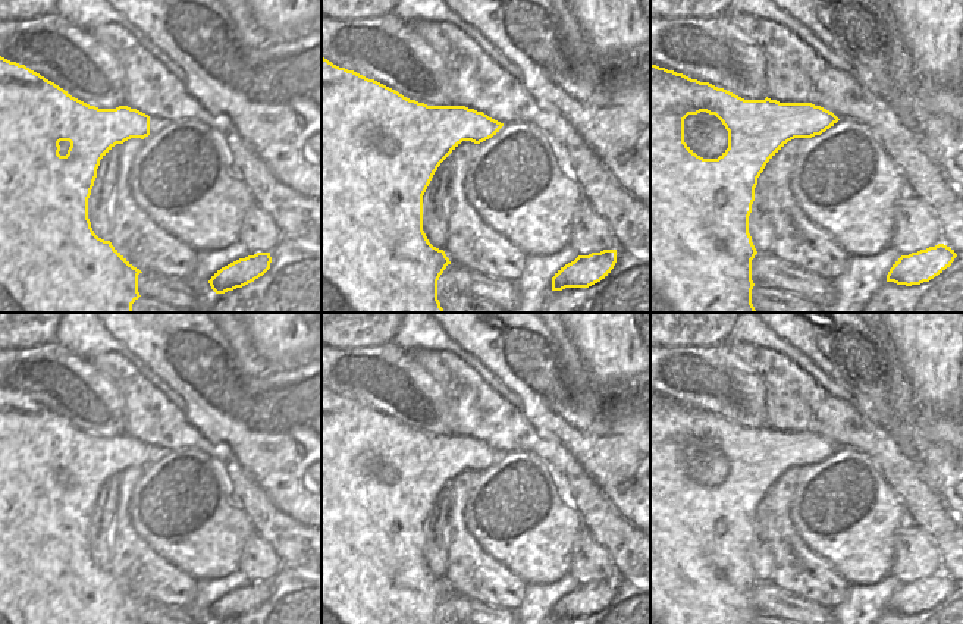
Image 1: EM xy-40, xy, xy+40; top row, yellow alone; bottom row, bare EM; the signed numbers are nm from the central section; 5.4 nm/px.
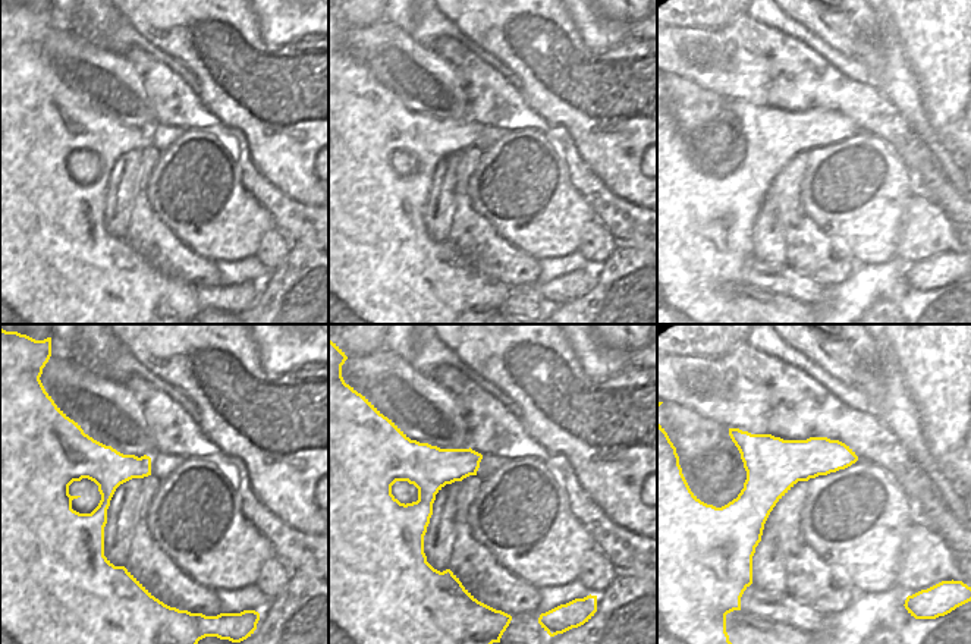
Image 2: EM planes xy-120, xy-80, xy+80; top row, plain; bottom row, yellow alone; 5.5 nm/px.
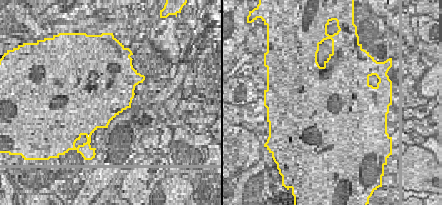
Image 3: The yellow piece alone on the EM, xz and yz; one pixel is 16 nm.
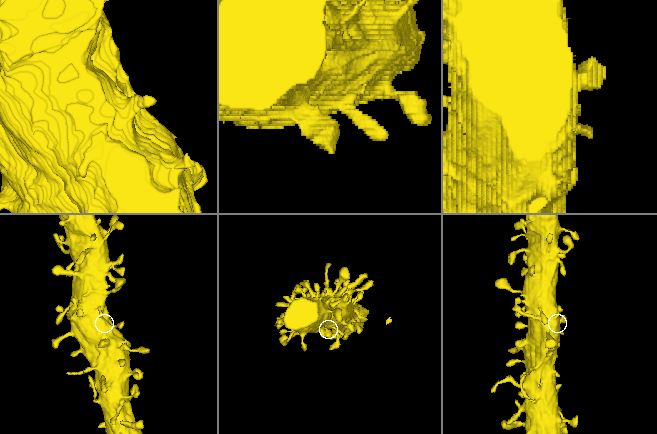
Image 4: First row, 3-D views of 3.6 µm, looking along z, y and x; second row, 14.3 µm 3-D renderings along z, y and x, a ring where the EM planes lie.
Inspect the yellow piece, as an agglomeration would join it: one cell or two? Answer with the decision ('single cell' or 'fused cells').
single cell

